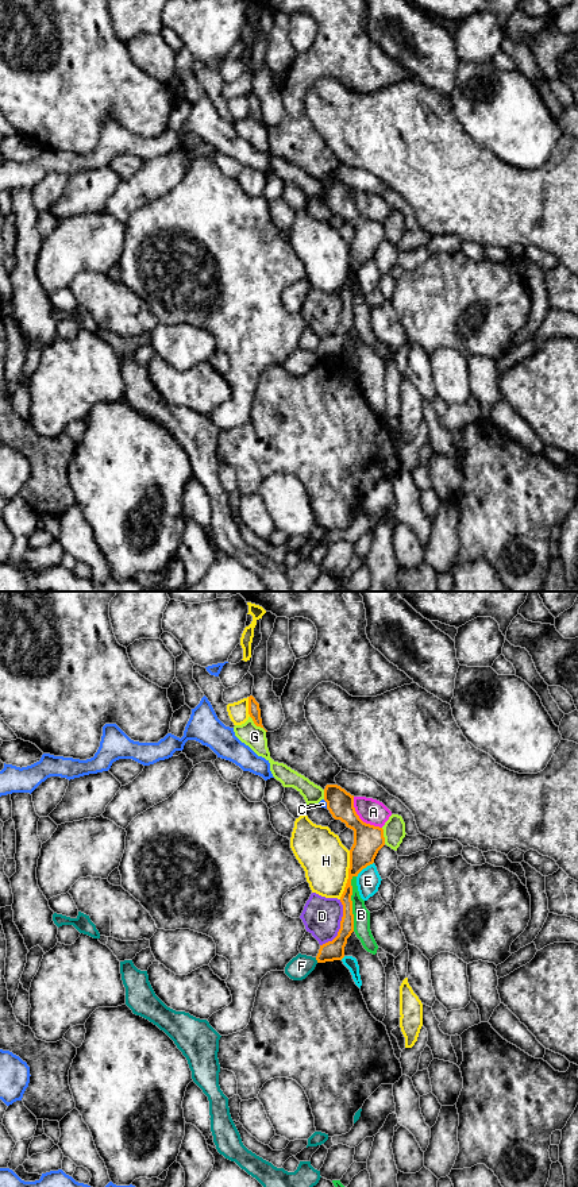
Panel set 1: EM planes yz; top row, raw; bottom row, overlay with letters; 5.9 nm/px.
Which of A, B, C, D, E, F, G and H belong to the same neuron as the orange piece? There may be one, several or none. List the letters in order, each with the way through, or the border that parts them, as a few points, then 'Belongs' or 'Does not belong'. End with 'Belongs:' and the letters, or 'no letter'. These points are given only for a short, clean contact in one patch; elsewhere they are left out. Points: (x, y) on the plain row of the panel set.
A: Does not belong
B: Does not belong
C: Boundary: yz (323, 195), (327, 203). Does not belong
D: Does not belong
E: Does not belong
F: Boundary: yz (315, 353), (318, 357). Does not belong
G: Does not belong
H: Does not belong
Belongs: no letter

